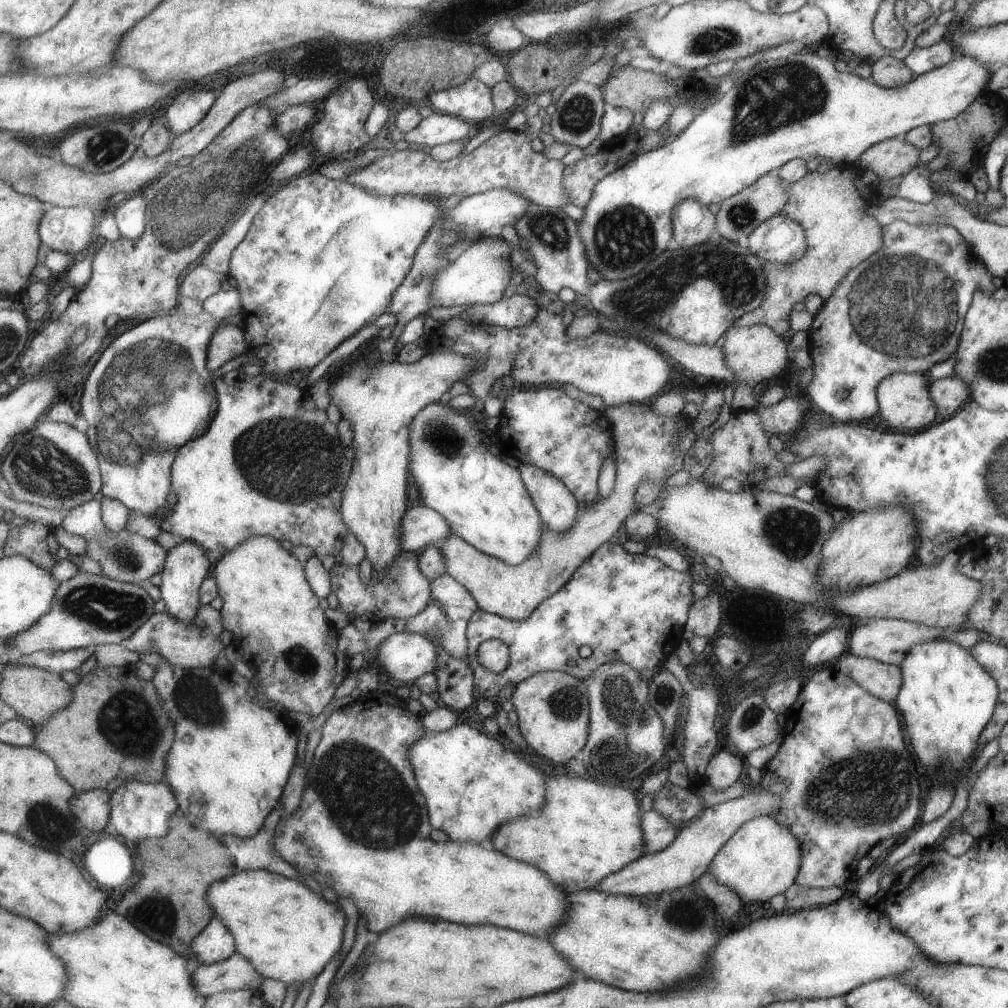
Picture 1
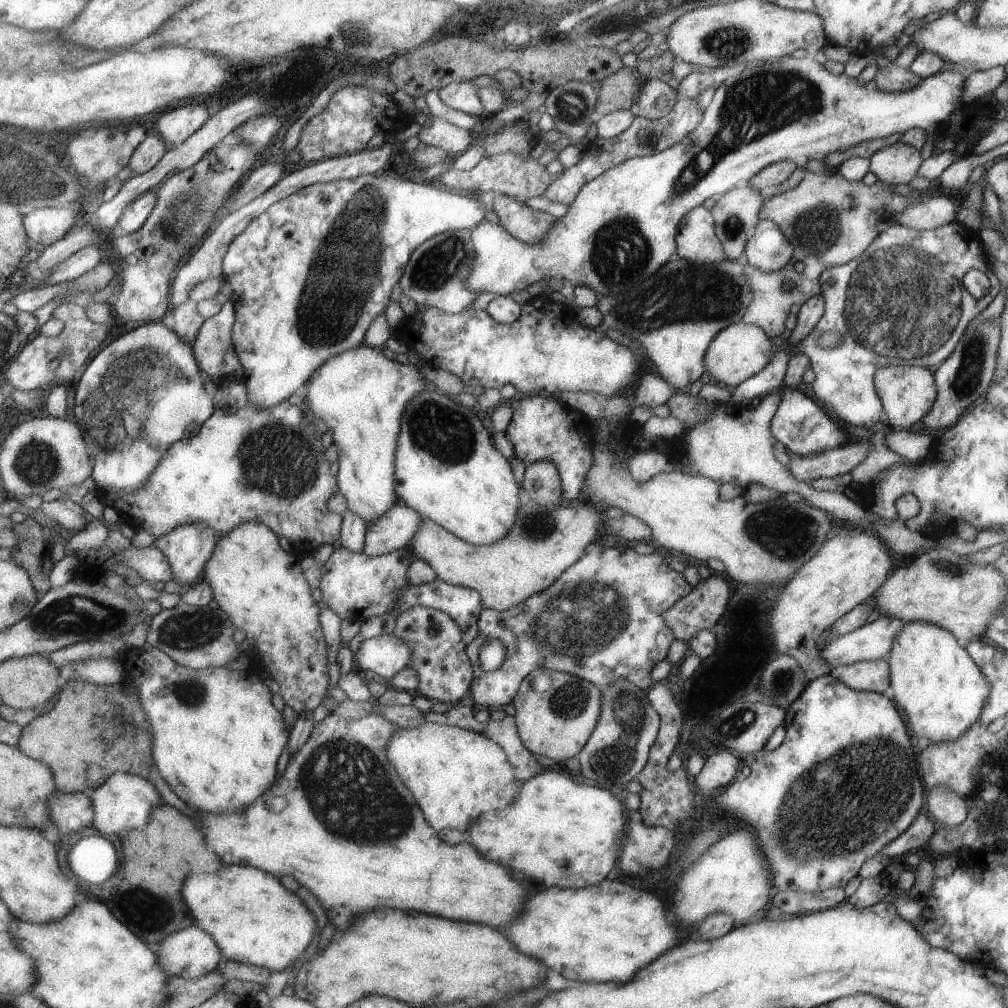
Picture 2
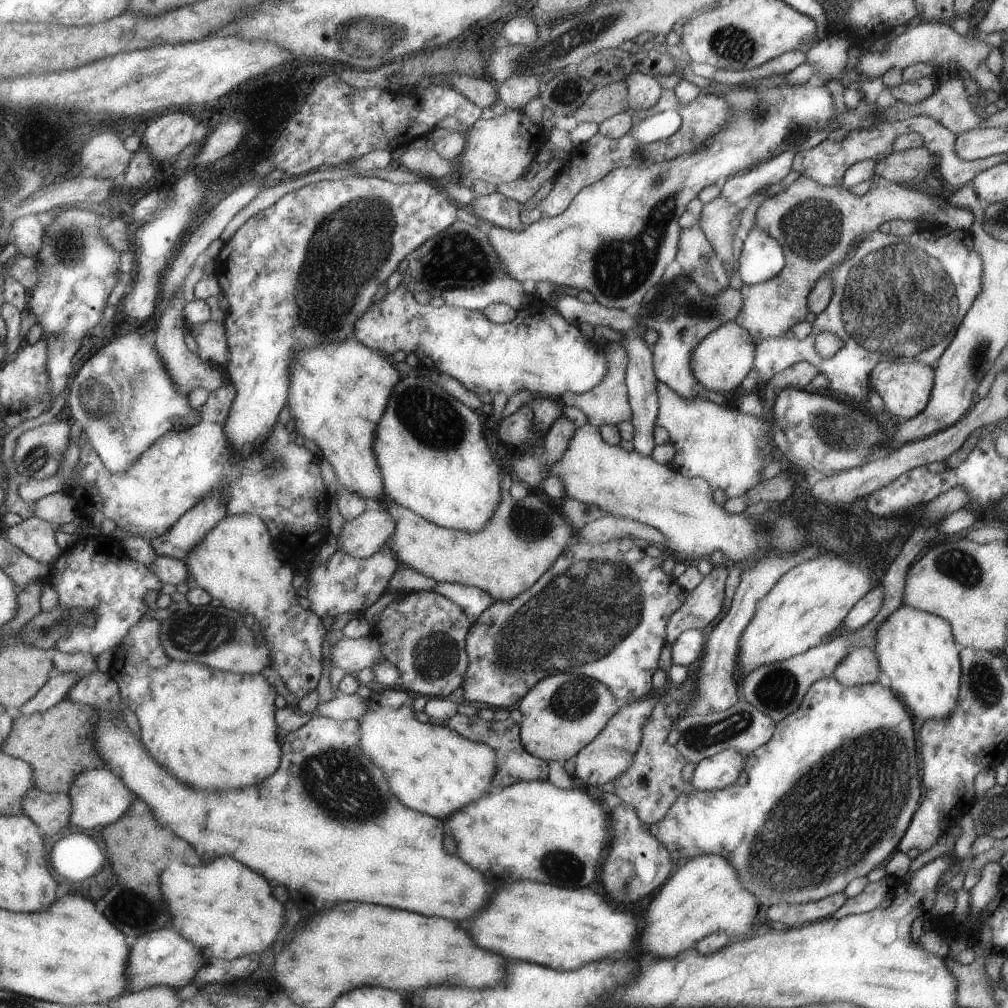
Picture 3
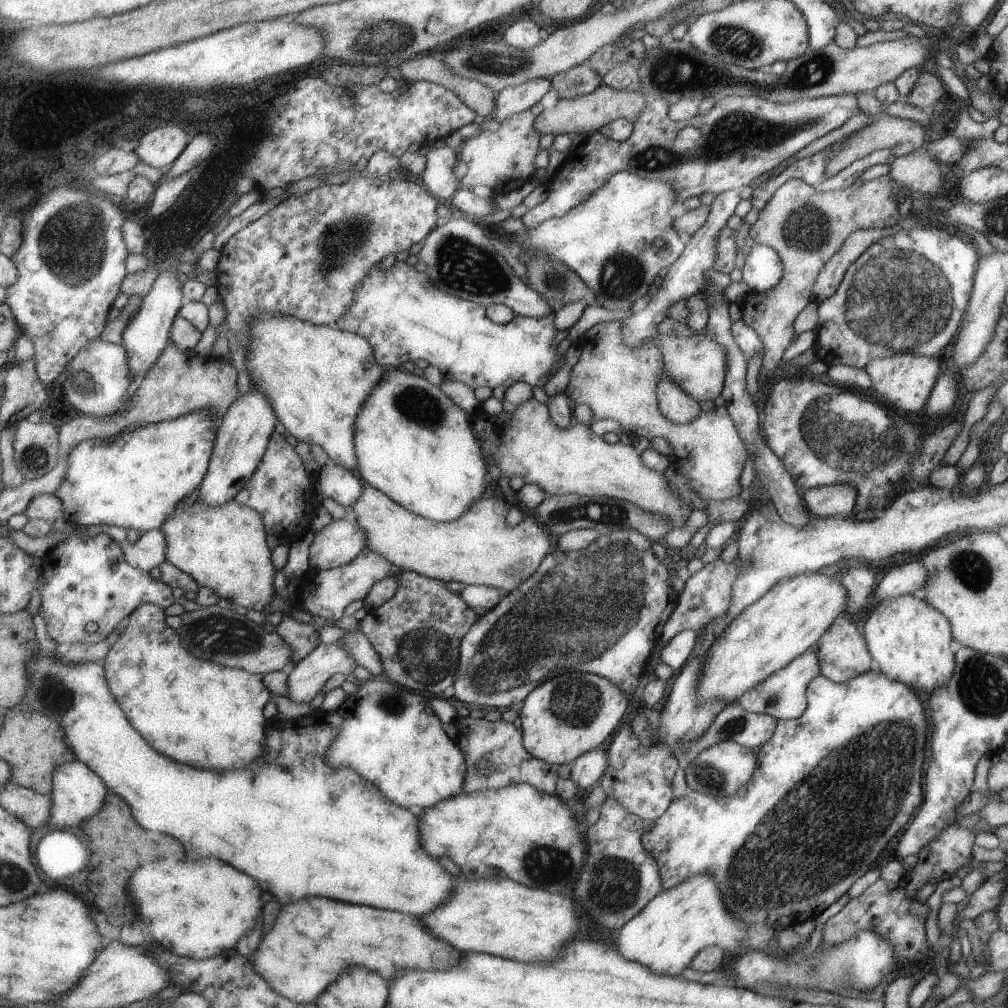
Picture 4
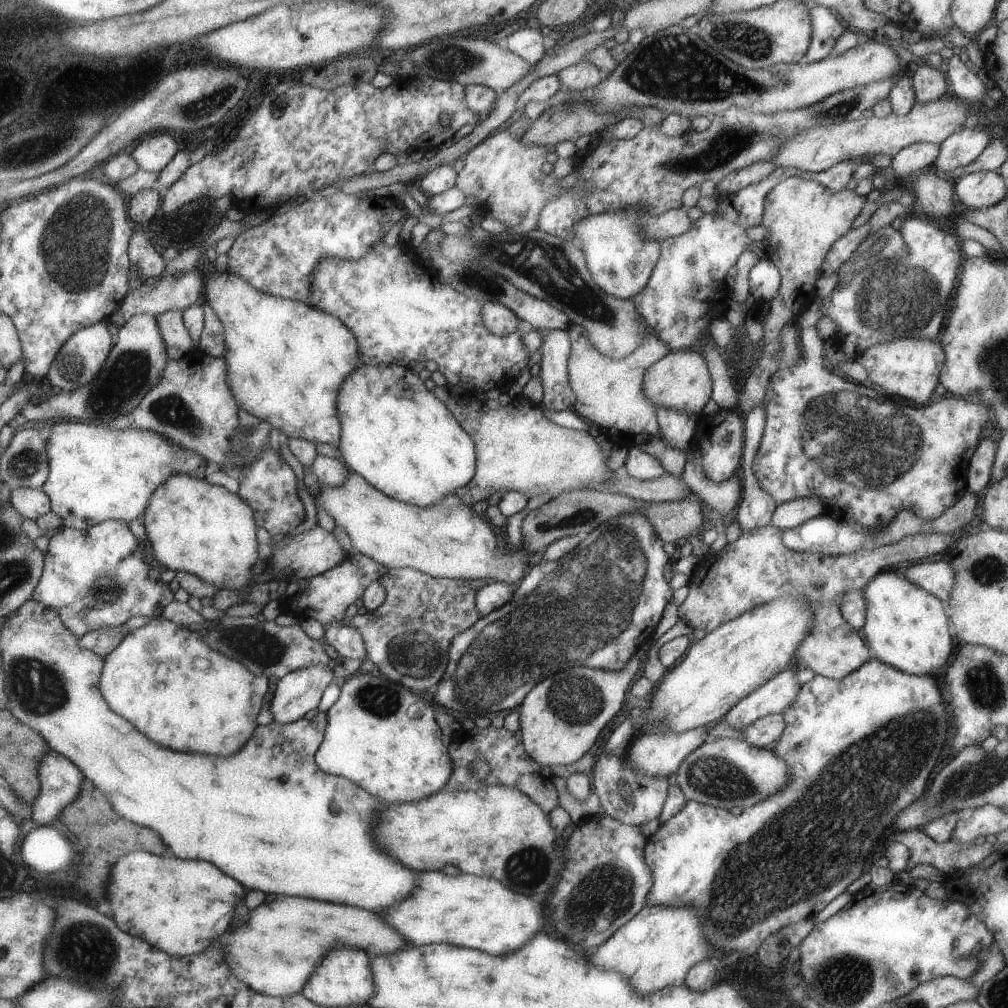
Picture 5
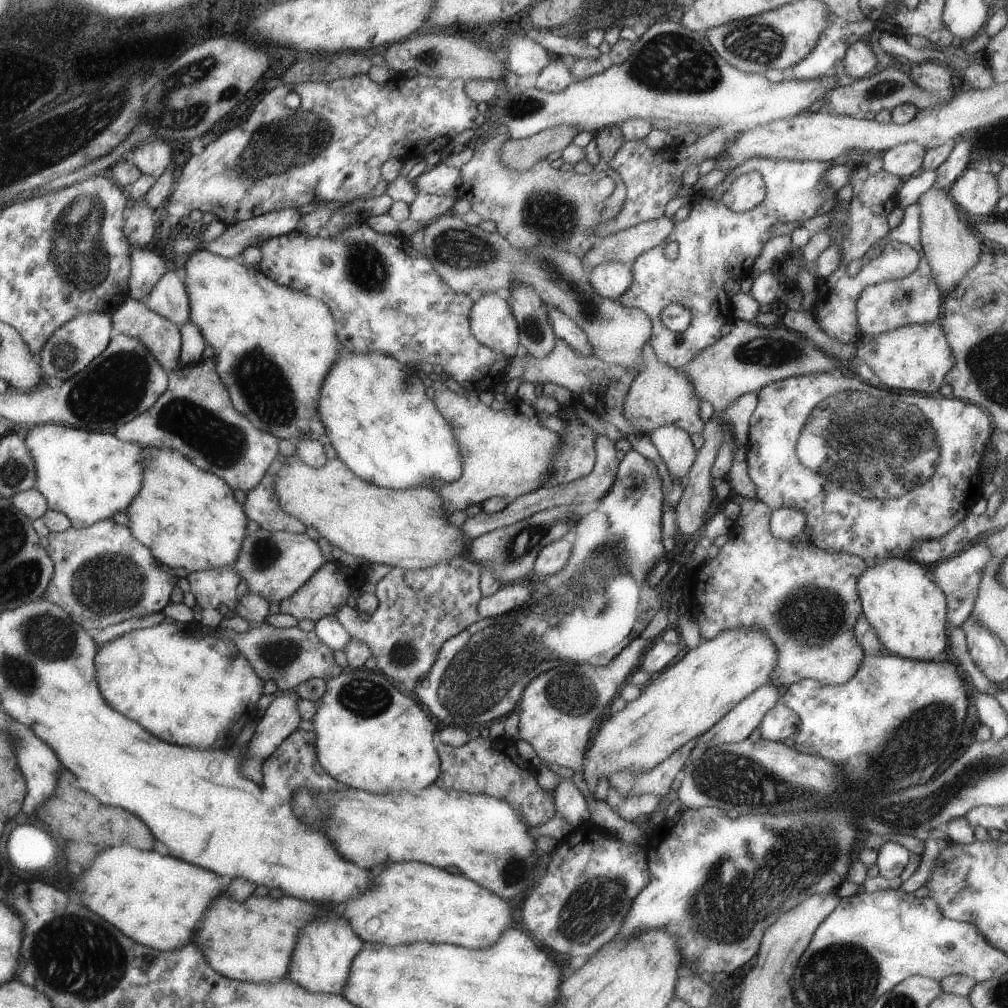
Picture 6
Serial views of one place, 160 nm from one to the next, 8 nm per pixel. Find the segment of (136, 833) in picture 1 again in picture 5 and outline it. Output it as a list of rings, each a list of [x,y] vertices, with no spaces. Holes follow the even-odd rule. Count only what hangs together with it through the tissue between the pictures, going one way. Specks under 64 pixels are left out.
[[[54,750],[47,751],[38,762],[36,768],[39,781],[39,792],[30,804],[30,818],[39,825],[47,824],[56,818],[56,814],[67,804],[72,803],[79,790],[81,779],[84,776],[61,754]]]

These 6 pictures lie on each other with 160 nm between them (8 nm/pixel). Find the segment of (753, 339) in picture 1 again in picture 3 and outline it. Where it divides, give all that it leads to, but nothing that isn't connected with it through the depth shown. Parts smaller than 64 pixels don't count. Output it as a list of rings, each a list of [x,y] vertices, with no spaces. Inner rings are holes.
[[[734,320],[725,322],[707,334],[695,350],[691,350],[691,374],[705,391],[711,390],[732,397],[739,391],[744,377],[753,364],[753,338],[747,330],[737,326]]]

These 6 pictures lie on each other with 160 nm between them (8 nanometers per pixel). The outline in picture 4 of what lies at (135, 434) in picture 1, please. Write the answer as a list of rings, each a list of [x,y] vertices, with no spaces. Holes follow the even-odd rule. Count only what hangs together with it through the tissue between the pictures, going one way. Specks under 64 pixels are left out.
[[[95,338],[87,342],[78,354],[67,362],[62,372],[63,374],[58,376],[63,378],[63,384],[61,384],[63,398],[66,398],[67,402],[75,410],[79,410],[83,416],[103,418],[103,416],[119,414],[121,410],[125,410],[131,398],[131,392],[129,392],[131,374],[127,366],[127,354],[122,345],[103,342]]]

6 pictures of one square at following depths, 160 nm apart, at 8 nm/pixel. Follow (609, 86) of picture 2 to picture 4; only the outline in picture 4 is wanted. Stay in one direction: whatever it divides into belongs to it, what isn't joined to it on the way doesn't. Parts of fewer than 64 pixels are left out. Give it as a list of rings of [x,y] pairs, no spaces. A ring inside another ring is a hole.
[[[600,85],[590,94],[559,98],[557,104],[551,109],[543,109],[541,114],[534,116],[533,126],[539,135],[552,134],[553,137],[559,134],[575,136],[582,134],[585,138],[591,133],[598,132],[601,126],[610,124],[612,121],[623,118],[633,121],[637,118],[645,106],[645,100],[640,92],[617,91],[606,85]]]

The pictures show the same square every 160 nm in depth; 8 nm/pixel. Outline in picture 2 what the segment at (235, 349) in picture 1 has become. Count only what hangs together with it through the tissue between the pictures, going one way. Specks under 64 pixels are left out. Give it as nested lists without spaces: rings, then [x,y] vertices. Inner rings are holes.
[[[229,298],[219,309],[215,316],[206,318],[199,327],[194,341],[191,344],[192,353],[196,360],[198,369],[203,376],[211,376],[214,380],[220,379],[241,379],[242,369],[235,351],[231,346],[230,332],[234,319],[234,308]]]

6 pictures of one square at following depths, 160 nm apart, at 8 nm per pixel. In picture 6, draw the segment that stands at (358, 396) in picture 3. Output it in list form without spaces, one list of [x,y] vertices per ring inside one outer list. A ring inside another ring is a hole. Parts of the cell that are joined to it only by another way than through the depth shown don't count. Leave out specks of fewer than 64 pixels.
[[[202,249],[193,252],[193,254],[189,254],[189,258],[185,260],[184,266],[185,284],[183,286],[185,286],[187,298],[189,298],[189,320],[201,330],[201,336],[205,338],[205,343],[213,348],[212,360],[215,362],[215,371],[221,383],[225,386],[225,390],[227,390],[234,410],[239,412],[244,418],[247,418],[248,422],[251,422],[257,430],[263,430],[263,432],[267,432],[277,439],[286,439],[291,442],[301,440],[301,438],[317,440],[320,435],[325,434],[323,422],[321,422],[319,412],[317,412],[319,388],[321,388],[323,378],[327,376],[331,364],[342,353],[342,345],[339,343],[337,334],[335,334],[336,323],[327,306],[317,300],[317,298],[307,296],[305,292],[299,292],[299,290],[293,290],[293,288],[287,288],[287,286],[273,282],[273,280],[270,280],[258,271],[257,267],[239,264],[239,262],[235,262],[233,257],[217,256]]]

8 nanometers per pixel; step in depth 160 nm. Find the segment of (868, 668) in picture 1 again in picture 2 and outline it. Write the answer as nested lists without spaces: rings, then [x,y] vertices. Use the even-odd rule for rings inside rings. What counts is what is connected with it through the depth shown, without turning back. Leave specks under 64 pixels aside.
[[[885,658],[839,665],[829,673],[853,690],[889,694],[889,667]]]

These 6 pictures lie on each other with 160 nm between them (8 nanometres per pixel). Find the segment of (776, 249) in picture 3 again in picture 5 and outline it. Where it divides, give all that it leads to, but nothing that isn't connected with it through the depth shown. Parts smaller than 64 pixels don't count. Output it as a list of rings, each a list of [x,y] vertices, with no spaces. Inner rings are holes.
[[[766,256],[759,258],[749,272],[749,294],[756,302],[772,300],[779,291],[780,272]]]

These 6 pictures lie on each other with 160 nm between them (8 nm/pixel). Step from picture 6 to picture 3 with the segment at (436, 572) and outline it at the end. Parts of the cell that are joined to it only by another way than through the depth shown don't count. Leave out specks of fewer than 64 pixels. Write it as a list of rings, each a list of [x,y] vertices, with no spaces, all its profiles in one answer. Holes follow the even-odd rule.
[[[421,590],[400,594],[385,606],[368,636],[379,642],[383,659],[399,672],[399,688],[414,697],[445,698],[456,690],[468,666],[465,638],[472,619],[445,596]]]

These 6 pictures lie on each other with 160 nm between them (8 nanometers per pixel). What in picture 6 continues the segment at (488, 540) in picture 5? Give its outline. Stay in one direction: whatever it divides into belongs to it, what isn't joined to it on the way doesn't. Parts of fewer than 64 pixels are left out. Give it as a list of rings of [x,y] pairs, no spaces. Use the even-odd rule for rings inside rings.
[[[295,456],[287,457],[287,464],[278,464],[275,467],[273,492],[279,508],[285,510],[289,516],[301,520],[303,526],[315,528],[319,537],[325,538],[331,547],[335,546],[351,556],[361,558],[369,565],[383,564],[403,570],[423,570],[435,566],[437,562],[467,554],[468,541],[461,538],[457,526],[448,523],[449,516],[441,514],[441,498],[429,486],[417,485],[407,490],[379,488],[371,482],[357,478],[338,457],[328,459],[321,468],[311,468]]]

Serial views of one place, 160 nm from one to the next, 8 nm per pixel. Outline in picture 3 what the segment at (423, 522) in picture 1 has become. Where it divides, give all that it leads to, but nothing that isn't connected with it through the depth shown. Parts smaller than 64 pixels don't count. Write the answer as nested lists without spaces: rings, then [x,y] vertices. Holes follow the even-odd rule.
[[[384,507],[371,512],[365,510],[353,520],[343,522],[336,538],[338,550],[353,558],[367,558],[383,544],[388,545],[394,532],[395,520],[387,516]]]

